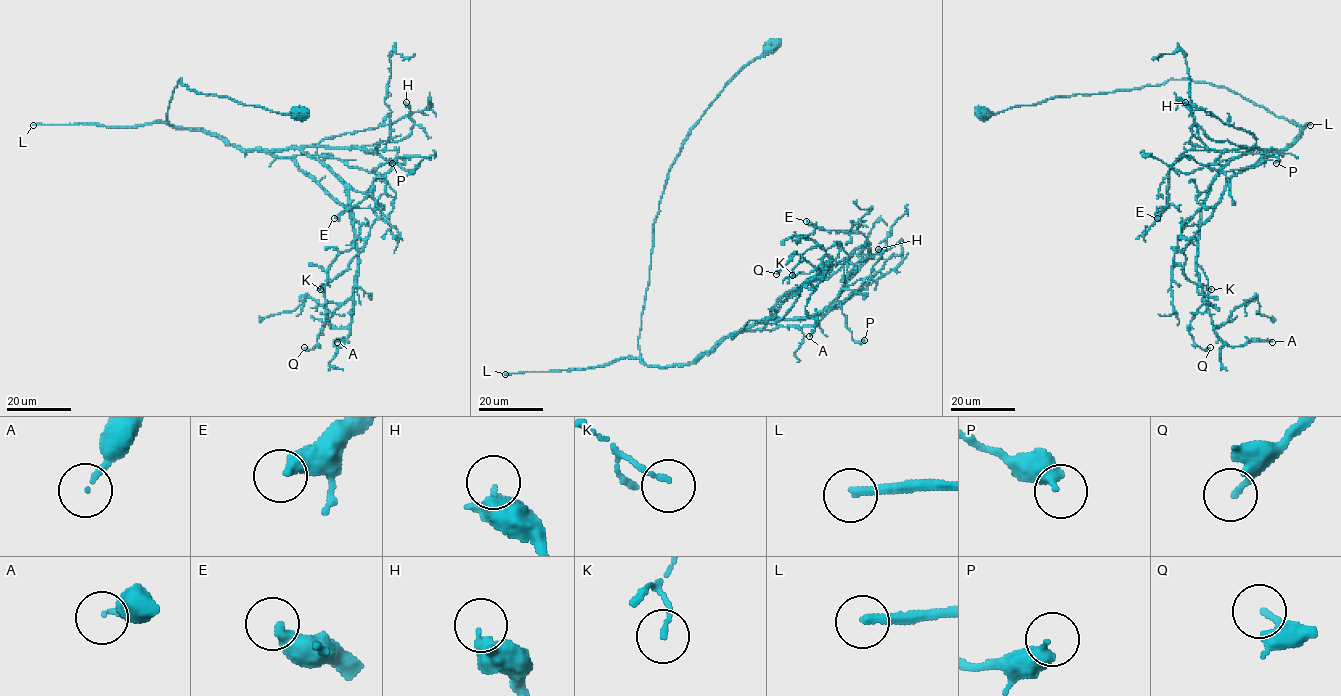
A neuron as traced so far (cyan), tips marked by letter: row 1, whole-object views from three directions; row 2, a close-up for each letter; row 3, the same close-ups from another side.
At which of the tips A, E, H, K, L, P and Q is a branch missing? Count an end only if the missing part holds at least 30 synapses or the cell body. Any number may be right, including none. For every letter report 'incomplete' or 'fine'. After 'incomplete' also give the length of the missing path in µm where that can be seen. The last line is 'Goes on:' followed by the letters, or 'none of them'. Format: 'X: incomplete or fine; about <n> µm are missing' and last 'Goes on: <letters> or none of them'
A: fine
E: fine
H: fine
K: fine
L: incomplete; about 250 µm are missing
P: fine
Q: fine
Goes on: L

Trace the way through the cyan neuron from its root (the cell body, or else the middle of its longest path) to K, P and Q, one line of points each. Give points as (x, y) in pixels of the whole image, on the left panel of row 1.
K: (299, 114), (198, 93), (180, 79), (166, 118), (288, 156), (340, 203), (373, 210), (365, 246), (320, 289)
P: (299, 114), (198, 93), (180, 79), (166, 118), (174, 127), (213, 132), (246, 150), (359, 147), (392, 163)
Q: (299, 114), (180, 79), (166, 118), (246, 150), (298, 149), (345, 186), (356, 285), (304, 347)

